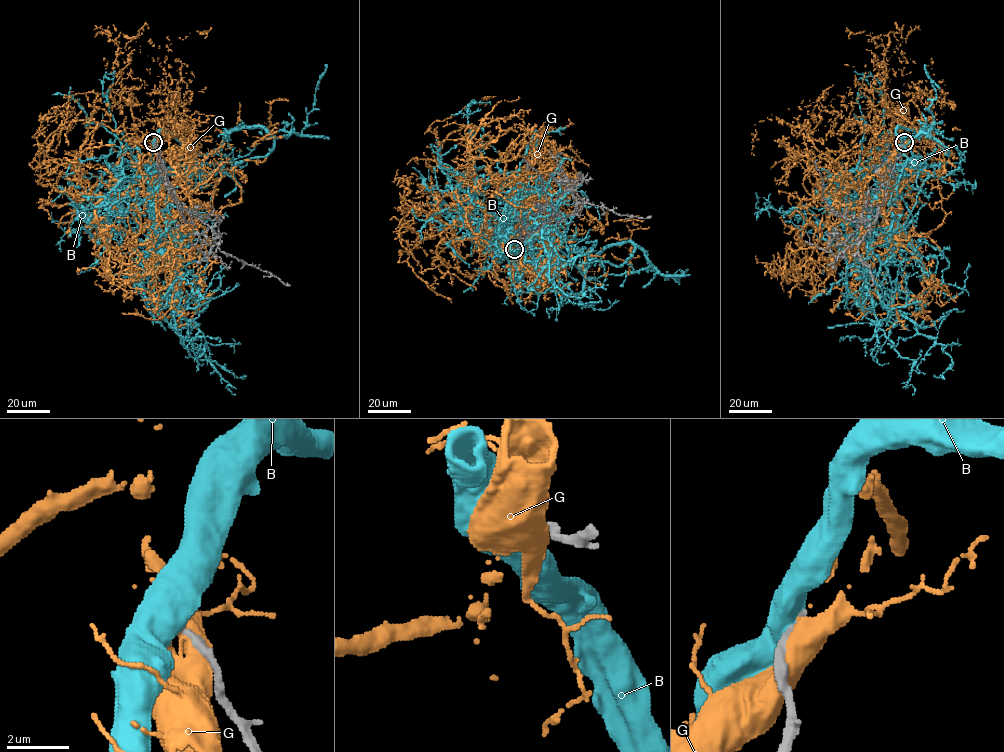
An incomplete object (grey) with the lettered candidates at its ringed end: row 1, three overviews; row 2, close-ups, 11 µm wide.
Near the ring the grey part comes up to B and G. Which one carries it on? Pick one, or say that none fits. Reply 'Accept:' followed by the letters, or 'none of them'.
Accept: none of them

